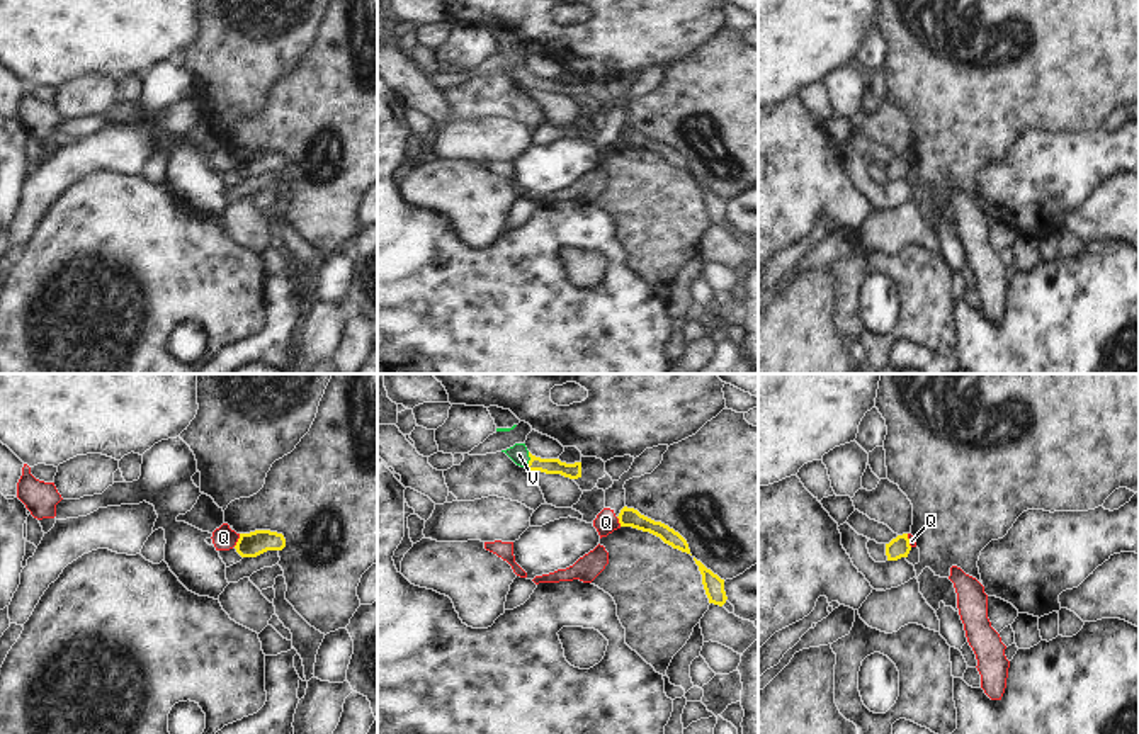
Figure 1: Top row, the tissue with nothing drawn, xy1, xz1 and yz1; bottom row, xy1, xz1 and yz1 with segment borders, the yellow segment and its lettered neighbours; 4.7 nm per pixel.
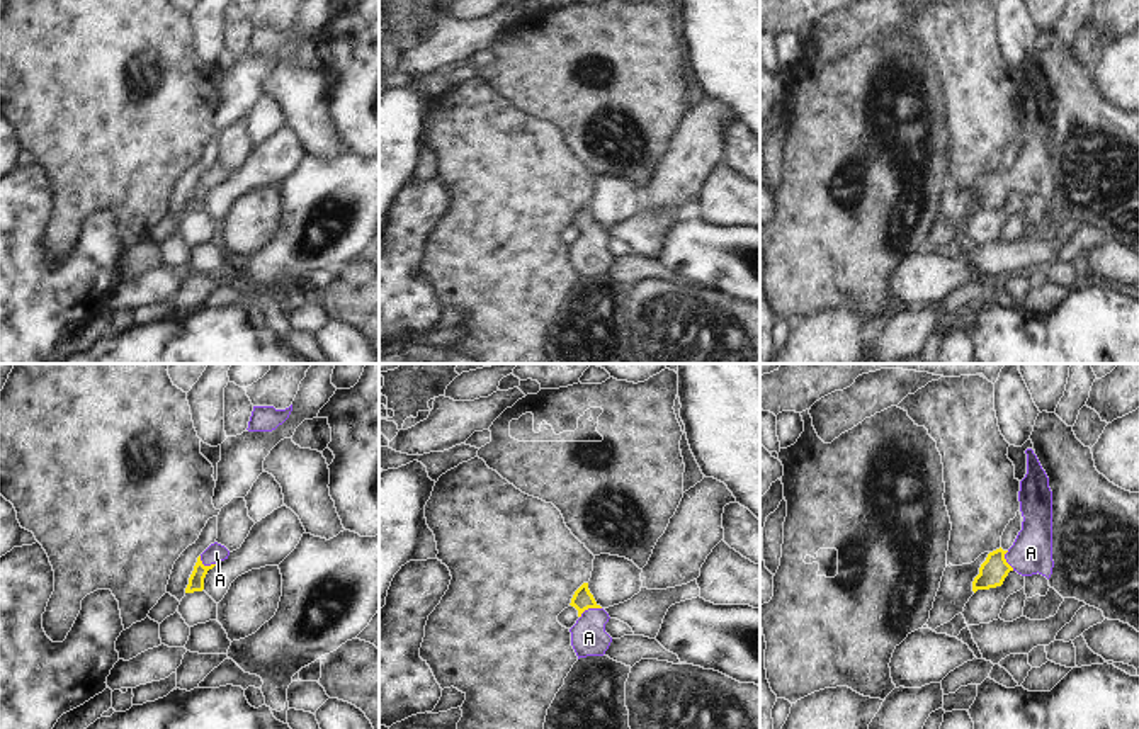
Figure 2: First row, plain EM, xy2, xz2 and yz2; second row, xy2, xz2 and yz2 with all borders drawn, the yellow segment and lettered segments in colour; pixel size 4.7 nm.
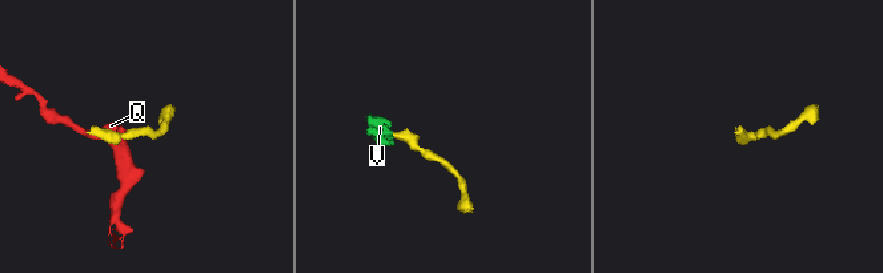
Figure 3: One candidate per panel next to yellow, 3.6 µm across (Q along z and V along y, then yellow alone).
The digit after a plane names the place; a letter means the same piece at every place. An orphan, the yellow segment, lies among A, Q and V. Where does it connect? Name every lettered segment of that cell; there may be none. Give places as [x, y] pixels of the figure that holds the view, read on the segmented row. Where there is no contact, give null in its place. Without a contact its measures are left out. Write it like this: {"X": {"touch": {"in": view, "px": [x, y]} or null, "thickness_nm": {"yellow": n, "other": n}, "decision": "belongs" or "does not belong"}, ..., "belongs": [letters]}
{"A": {"touch": {"in": "xz2", "px": [589, 607]}, "thickness_nm": {"yellow": 100, "other": 170}, "decision": "belongs"}, "Q": {"touch": {"in": "xy1", "px": [238, 541]}, "thickness_nm": {"yellow": 120, "other": 110}, "decision": "does not belong"}, "V": {"touch": {"in": "xz1", "px": [531, 459]}, "thickness_nm": {"yellow": 80, "other": 90}, "decision": "belongs"}, "belongs": ["A", "V"]}

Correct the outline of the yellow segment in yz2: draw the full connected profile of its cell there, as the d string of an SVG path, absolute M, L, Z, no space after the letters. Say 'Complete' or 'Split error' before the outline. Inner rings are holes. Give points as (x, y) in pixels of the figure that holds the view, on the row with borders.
Split error. M1032 449L1027 454L1027 474L1020 481L1018 501L1022 530L1008 551L989 552L972 581L972 591L1001 586L1010 571L1022 576L1052 574L1052 491L1049 478Z

